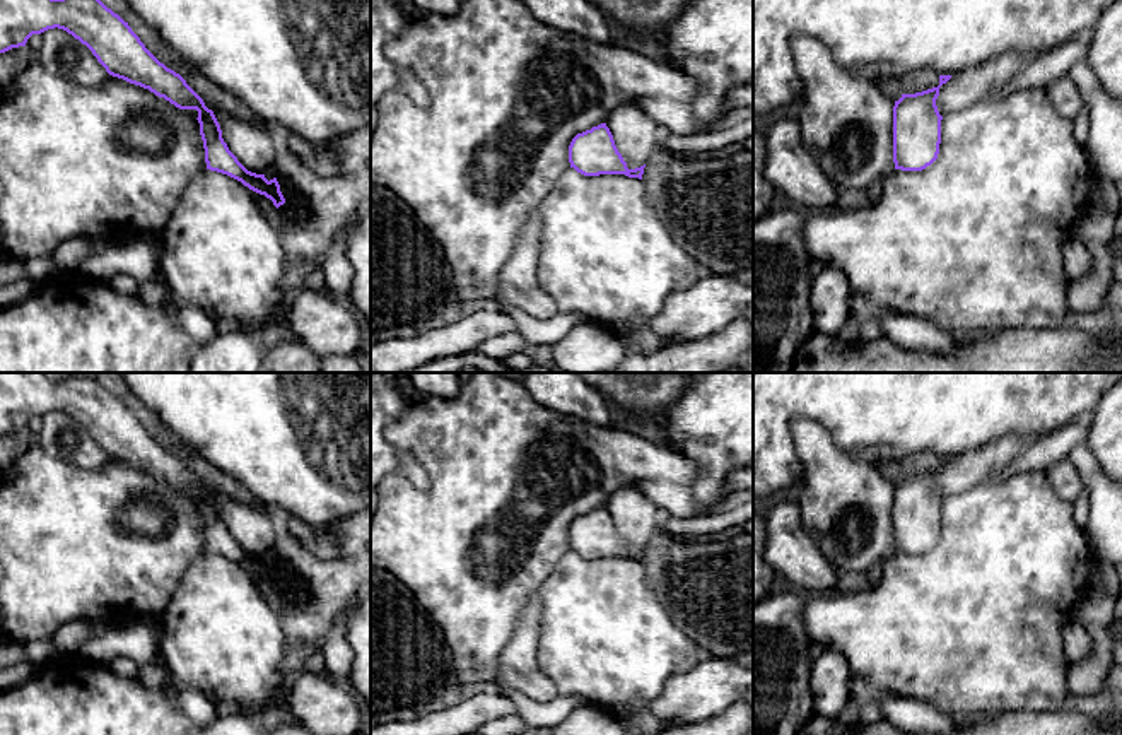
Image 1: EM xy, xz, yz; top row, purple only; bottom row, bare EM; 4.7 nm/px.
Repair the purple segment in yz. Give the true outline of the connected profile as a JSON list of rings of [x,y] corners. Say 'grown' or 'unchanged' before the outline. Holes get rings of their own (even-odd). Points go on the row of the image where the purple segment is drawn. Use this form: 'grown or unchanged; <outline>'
unchanged; [[[939,75],[939,85],[915,92],[902,94],[893,106],[893,162],[895,169],[902,171],[922,171],[931,166],[939,154],[941,144],[941,120],[936,99],[939,96],[939,87],[946,84],[951,75]]]

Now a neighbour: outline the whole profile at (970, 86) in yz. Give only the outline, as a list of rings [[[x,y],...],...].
[[[1006,51],[979,67],[963,70],[939,87],[936,106],[944,118],[961,111],[980,99],[994,97],[1037,53]]]

